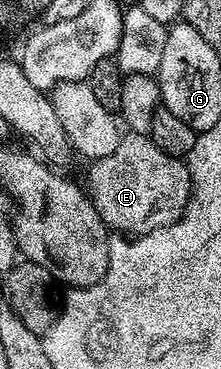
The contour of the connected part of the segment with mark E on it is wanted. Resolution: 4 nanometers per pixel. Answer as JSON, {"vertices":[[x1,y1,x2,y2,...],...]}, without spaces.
{"vertices":[[125,133,110,156,97,158,89,166,92,167,88,170,86,193,105,226,120,236,149,234,174,224,182,216,188,197,192,194,187,161,162,152,162,148,158,148,158,144,154,144,147,134]]}

